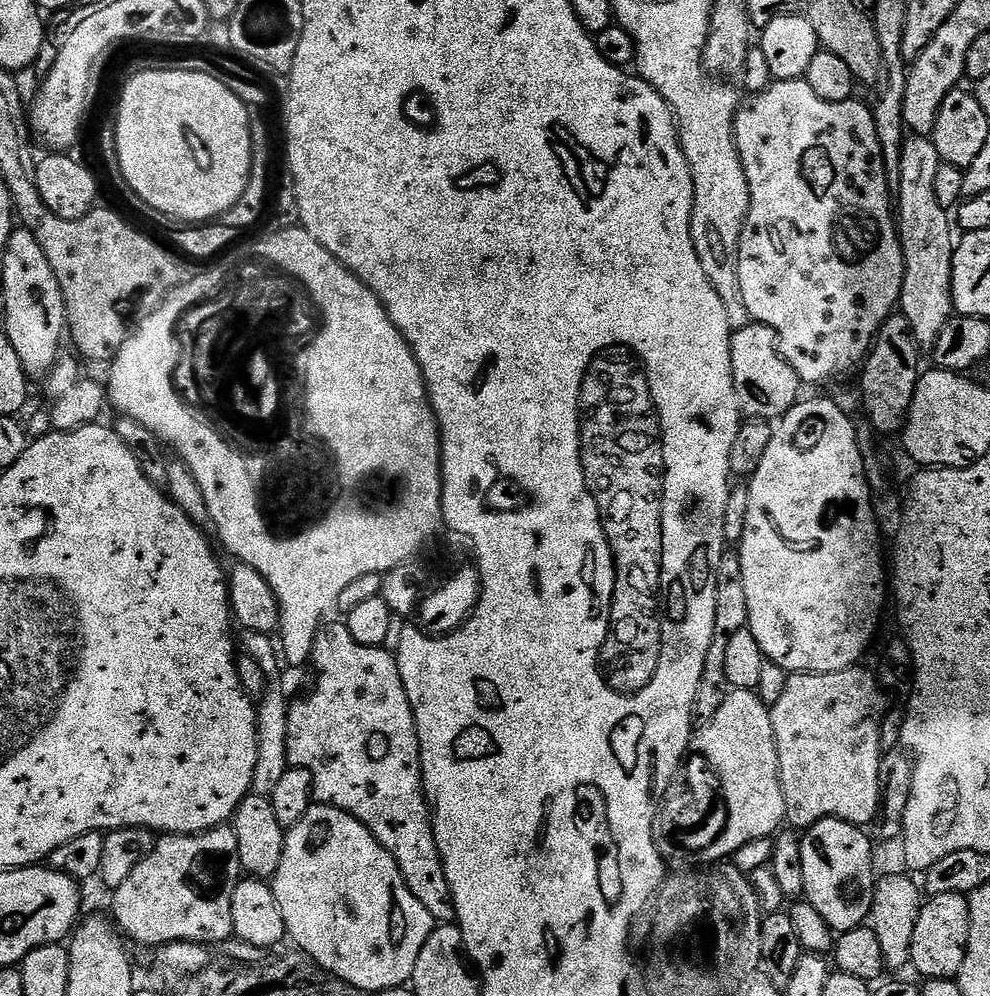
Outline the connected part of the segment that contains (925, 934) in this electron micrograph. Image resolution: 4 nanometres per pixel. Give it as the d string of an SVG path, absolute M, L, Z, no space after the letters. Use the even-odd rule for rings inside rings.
M946 892L931 897L921 907L914 926L911 967L921 972L921 977L946 980L960 975L960 967L968 952L969 897L962 892ZM929 903L929 904L928 904Z

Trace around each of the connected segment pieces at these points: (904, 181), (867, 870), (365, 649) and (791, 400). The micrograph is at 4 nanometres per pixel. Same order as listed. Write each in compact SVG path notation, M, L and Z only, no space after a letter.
M913 135L905 139L901 162L901 190L898 195L898 235L900 248L904 252L904 281L898 308L912 327L913 340L920 346L935 344L942 326L946 326L946 322L954 315L953 225L950 223L949 213L942 206L938 206L938 197L934 195L934 178L941 163L936 145L929 137Z
M828 816L809 824L800 836L802 878L806 900L837 933L861 927L872 910L874 877L871 870L873 841L863 827Z
M321 623L320 627L317 628L311 652L310 664L311 667L316 667L316 685L313 686L312 693L309 696L304 696L301 700L293 699L288 710L288 759L293 765L309 768L312 771L312 795L319 803L331 804L340 808L343 812L357 816L375 834L377 842L395 858L396 865L400 868L405 882L408 883L408 889L414 894L414 898L418 898L418 902L422 902L422 906L426 906L426 910L430 910L430 914L437 921L447 921L454 912L452 894L442 866L440 851L434 838L432 814L428 806L428 799L424 796L424 775L420 769L420 739L416 733L416 719L412 713L410 698L406 694L406 686L402 686L402 674L396 665L395 655L389 649L387 652L387 647L384 646L371 648L365 644L360 644L350 634L347 623L328 623Z
M748 322L745 328L737 327L732 334L732 377L736 383L736 397L745 417L769 422L781 416L801 399L802 381L781 354L776 331L759 322Z

